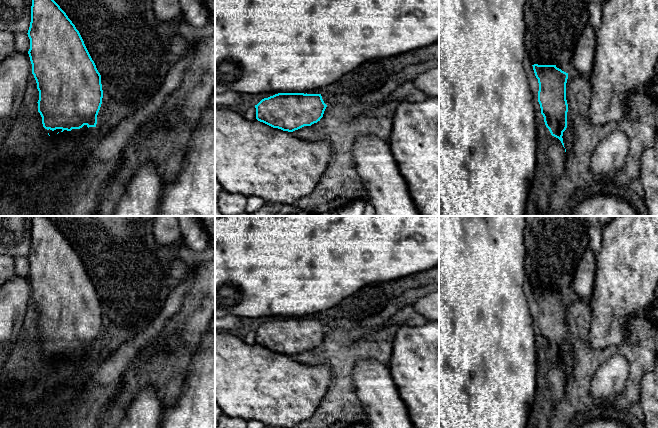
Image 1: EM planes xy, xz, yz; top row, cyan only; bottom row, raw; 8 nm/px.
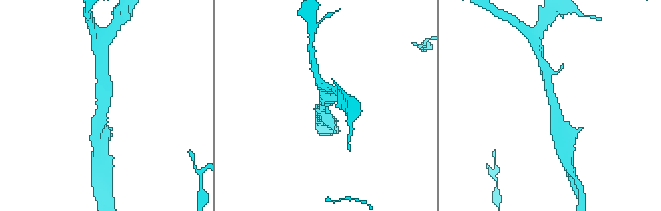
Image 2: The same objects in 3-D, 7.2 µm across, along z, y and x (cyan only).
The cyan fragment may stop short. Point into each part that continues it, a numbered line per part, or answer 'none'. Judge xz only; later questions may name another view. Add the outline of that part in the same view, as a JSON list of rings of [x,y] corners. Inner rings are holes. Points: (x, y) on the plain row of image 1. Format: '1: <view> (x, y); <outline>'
none

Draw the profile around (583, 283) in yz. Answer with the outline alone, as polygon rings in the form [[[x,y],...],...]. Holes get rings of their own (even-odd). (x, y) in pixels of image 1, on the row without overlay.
[[[588,248],[574,273],[571,296],[589,303],[595,285],[596,254]]]

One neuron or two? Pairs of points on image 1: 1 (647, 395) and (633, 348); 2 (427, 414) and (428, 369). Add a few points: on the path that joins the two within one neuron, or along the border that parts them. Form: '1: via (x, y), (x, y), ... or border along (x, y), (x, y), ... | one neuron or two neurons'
1: border along (647, 372), (641, 380), (640, 398), (638, 400) | two neurons
2: via (428, 403), (428, 380) | one neuron

